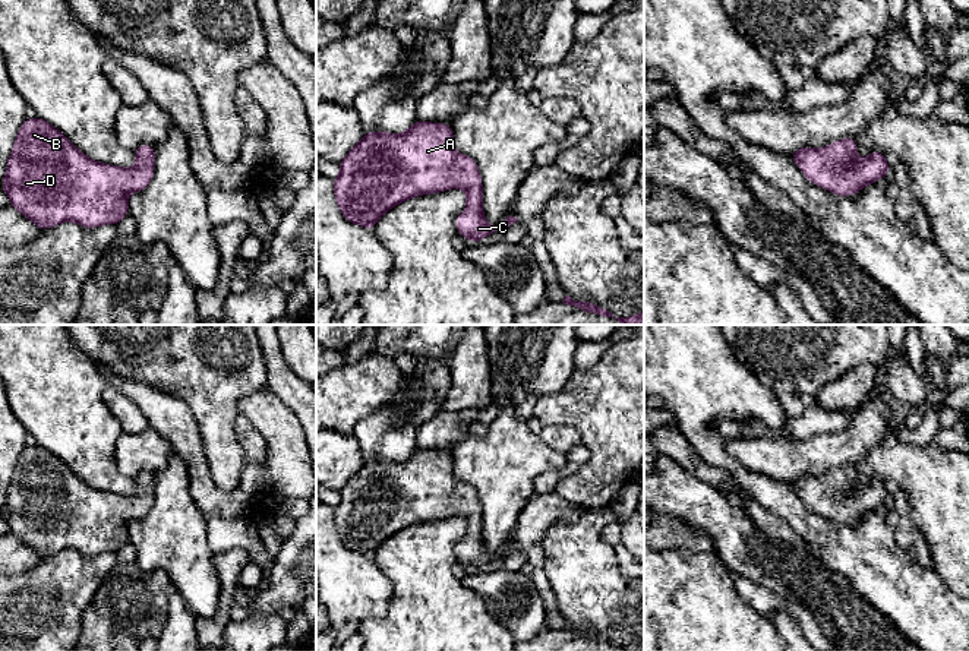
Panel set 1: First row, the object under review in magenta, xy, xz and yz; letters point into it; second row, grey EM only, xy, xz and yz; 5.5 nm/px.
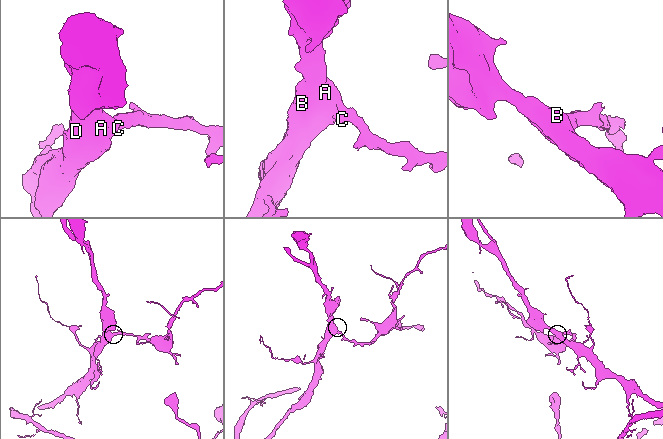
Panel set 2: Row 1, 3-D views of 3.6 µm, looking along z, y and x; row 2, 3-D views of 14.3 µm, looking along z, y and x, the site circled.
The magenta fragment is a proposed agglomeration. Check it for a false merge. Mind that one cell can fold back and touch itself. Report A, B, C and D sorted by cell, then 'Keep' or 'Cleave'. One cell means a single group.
Groups: A B C D. Keep

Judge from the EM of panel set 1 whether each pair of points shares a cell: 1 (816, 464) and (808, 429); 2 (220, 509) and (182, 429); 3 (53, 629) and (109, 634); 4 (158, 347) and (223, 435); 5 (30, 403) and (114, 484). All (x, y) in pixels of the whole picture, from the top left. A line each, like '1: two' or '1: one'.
1: two
2: one
3: two
4: one
5: one

